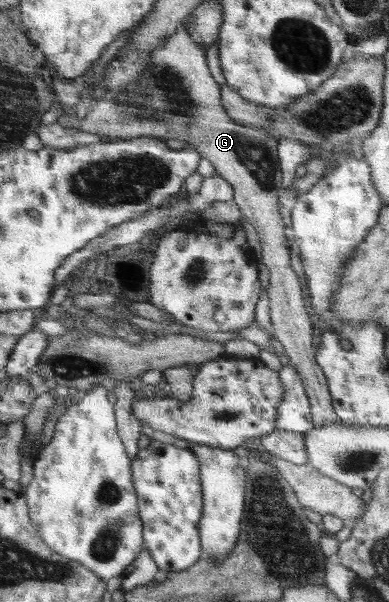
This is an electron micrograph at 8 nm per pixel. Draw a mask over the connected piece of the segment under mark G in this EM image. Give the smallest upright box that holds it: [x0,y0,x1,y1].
[57,28,340,427]

